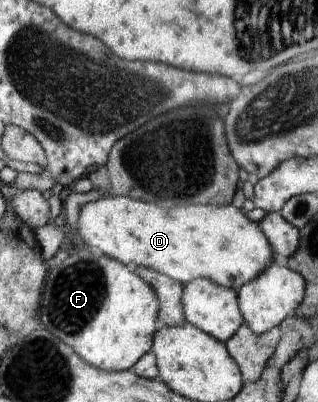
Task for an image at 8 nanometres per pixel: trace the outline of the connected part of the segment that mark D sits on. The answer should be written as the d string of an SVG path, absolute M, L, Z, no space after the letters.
M108 196L90 201L80 208L77 228L86 246L99 248L108 258L114 258L126 265L138 264L138 267L156 270L182 285L187 285L196 278L208 278L218 286L237 291L242 285L260 276L273 258L272 246L260 230L260 225L252 222L245 212L231 204L192 204L184 208L166 208L130 196Z

